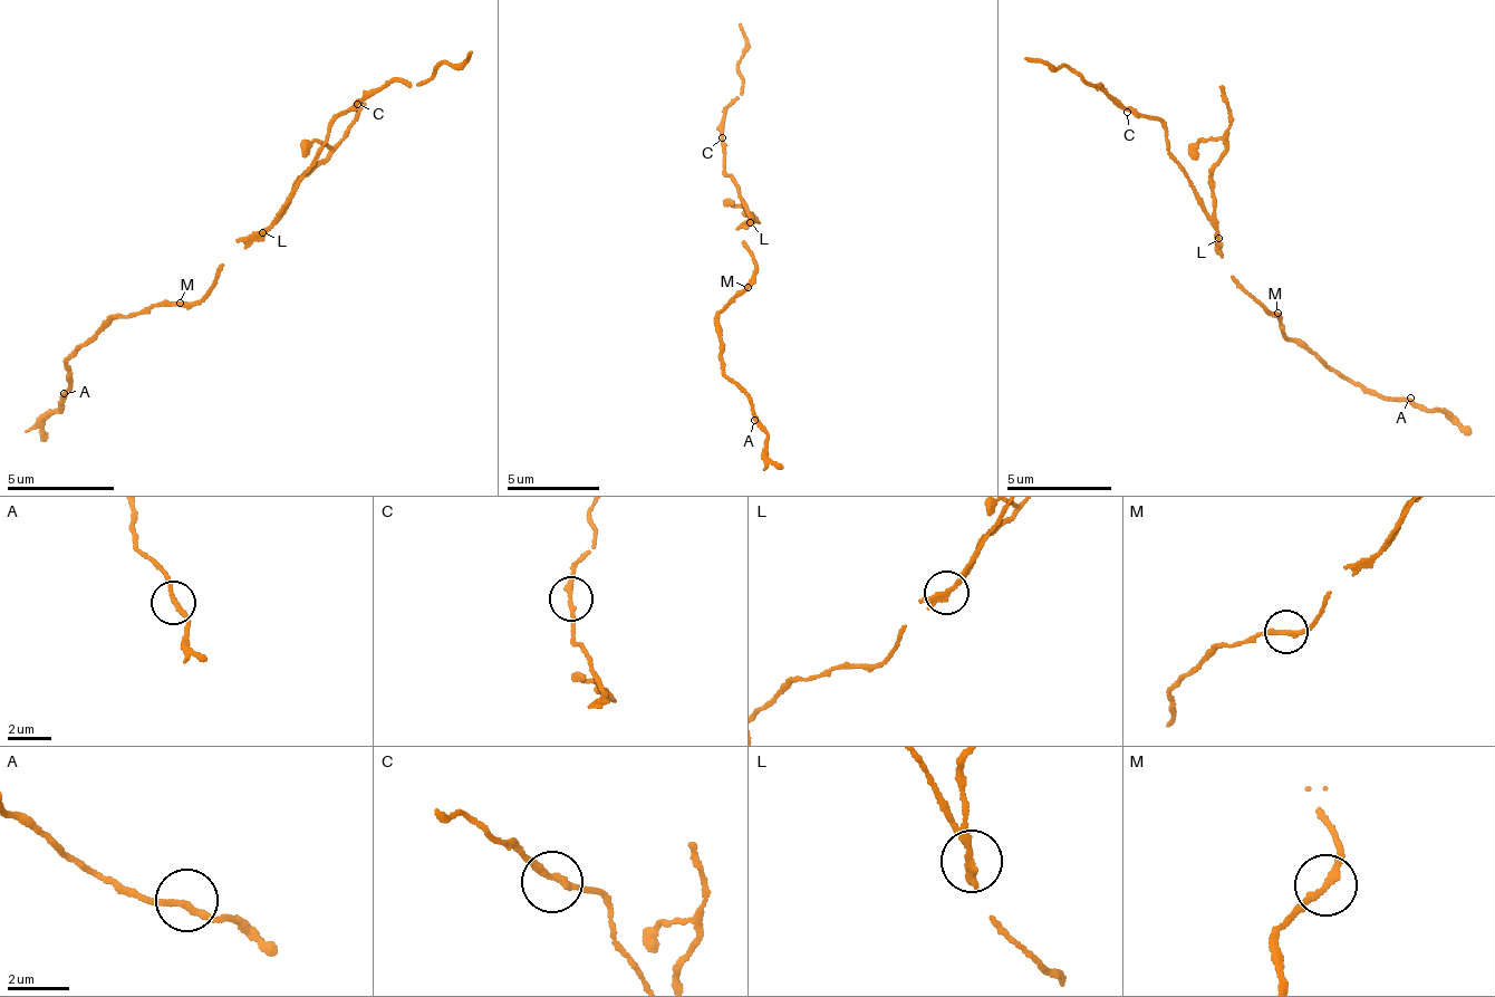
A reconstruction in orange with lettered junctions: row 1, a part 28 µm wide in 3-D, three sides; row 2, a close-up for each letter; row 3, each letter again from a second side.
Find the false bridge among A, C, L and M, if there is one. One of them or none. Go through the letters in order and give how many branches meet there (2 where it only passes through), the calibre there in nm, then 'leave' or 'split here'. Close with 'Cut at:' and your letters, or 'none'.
A: 2 branches meet; 200 nm thick; leave
C: 2 branches meet; 200 nm thick; leave
L: 2 branches meet; 200 nm thick; split here
M: 2 branches meet; 200 nm thick; leave
Cut at: L

